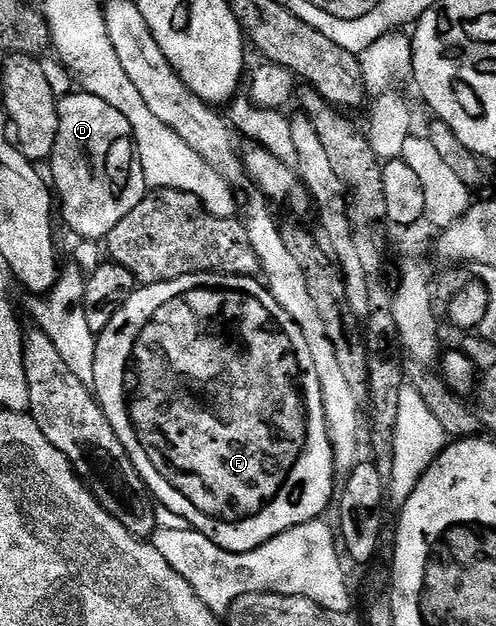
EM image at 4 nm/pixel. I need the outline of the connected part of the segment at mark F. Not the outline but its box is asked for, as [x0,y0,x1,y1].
[94,272,338,552]

